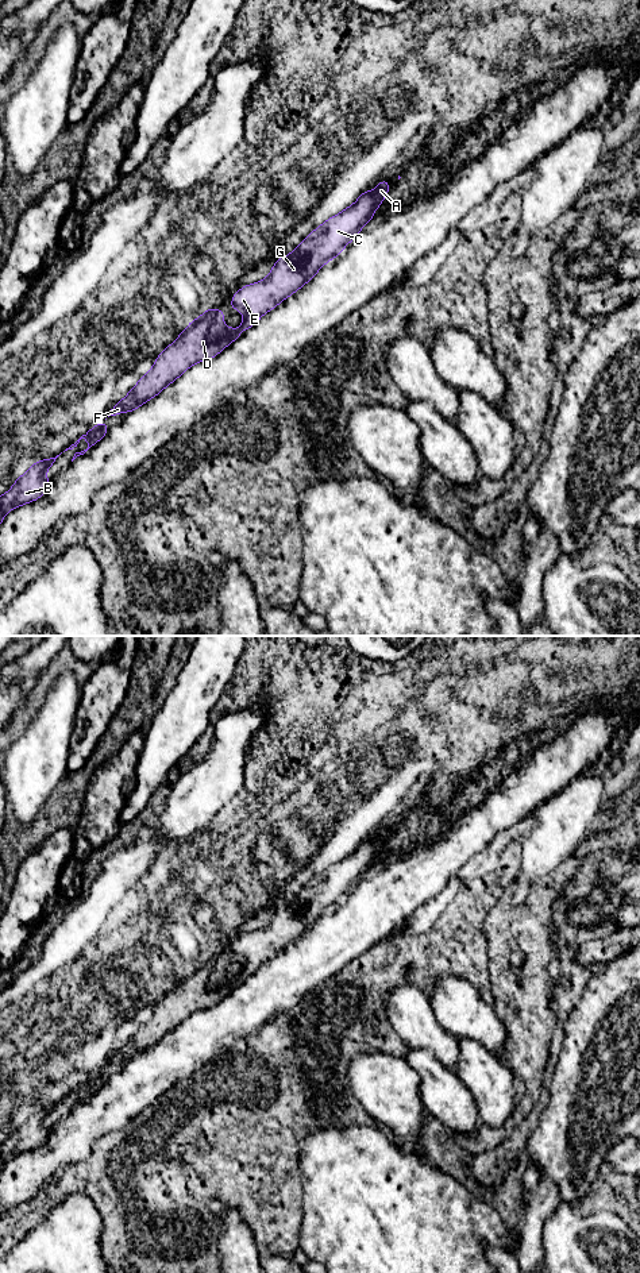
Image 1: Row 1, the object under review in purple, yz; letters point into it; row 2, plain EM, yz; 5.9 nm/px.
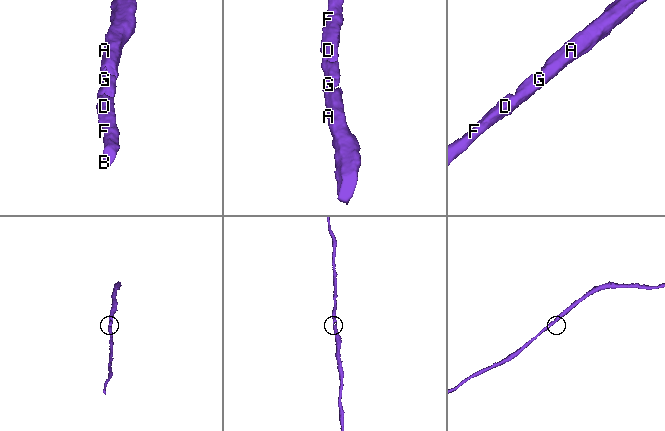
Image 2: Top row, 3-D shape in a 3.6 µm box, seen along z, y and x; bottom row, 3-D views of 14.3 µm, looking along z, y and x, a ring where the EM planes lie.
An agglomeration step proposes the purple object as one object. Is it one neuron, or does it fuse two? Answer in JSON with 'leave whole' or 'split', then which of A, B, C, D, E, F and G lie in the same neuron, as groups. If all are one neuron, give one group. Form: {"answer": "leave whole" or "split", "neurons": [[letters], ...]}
{"answer": "leave whole", "neurons": [["A", "B", "C", "D", "E", "F", "G"]]}

